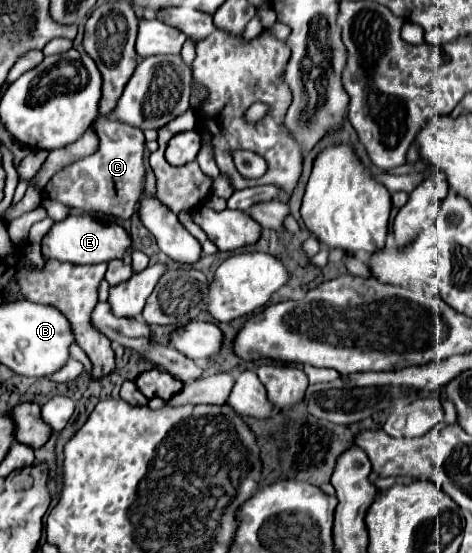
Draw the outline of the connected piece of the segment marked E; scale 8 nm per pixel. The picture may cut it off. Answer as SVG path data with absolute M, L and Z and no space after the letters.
M71 215L55 223L41 241L41 253L45 259L55 259L73 265L109 263L109 259L123 259L125 249L131 247L129 233L115 223L101 223L89 215Z

